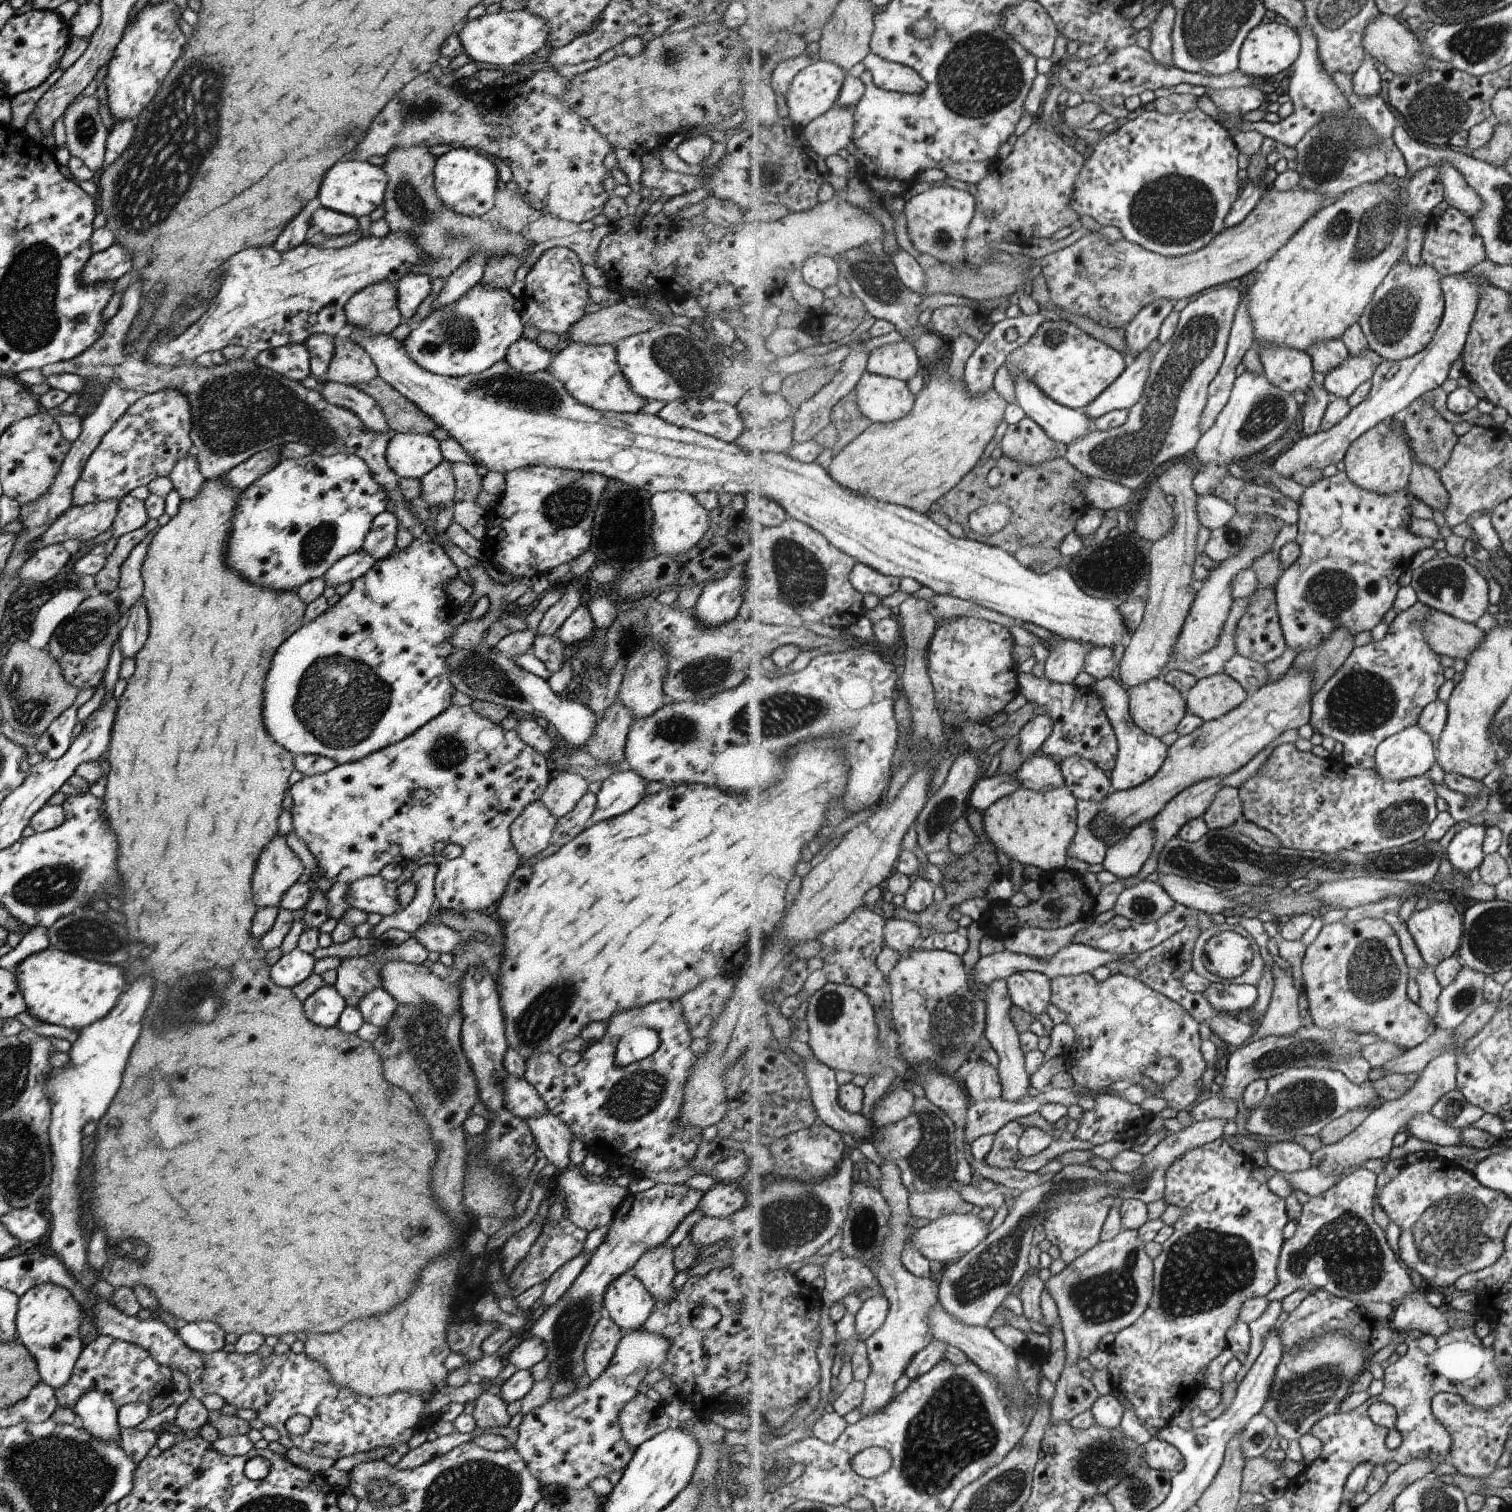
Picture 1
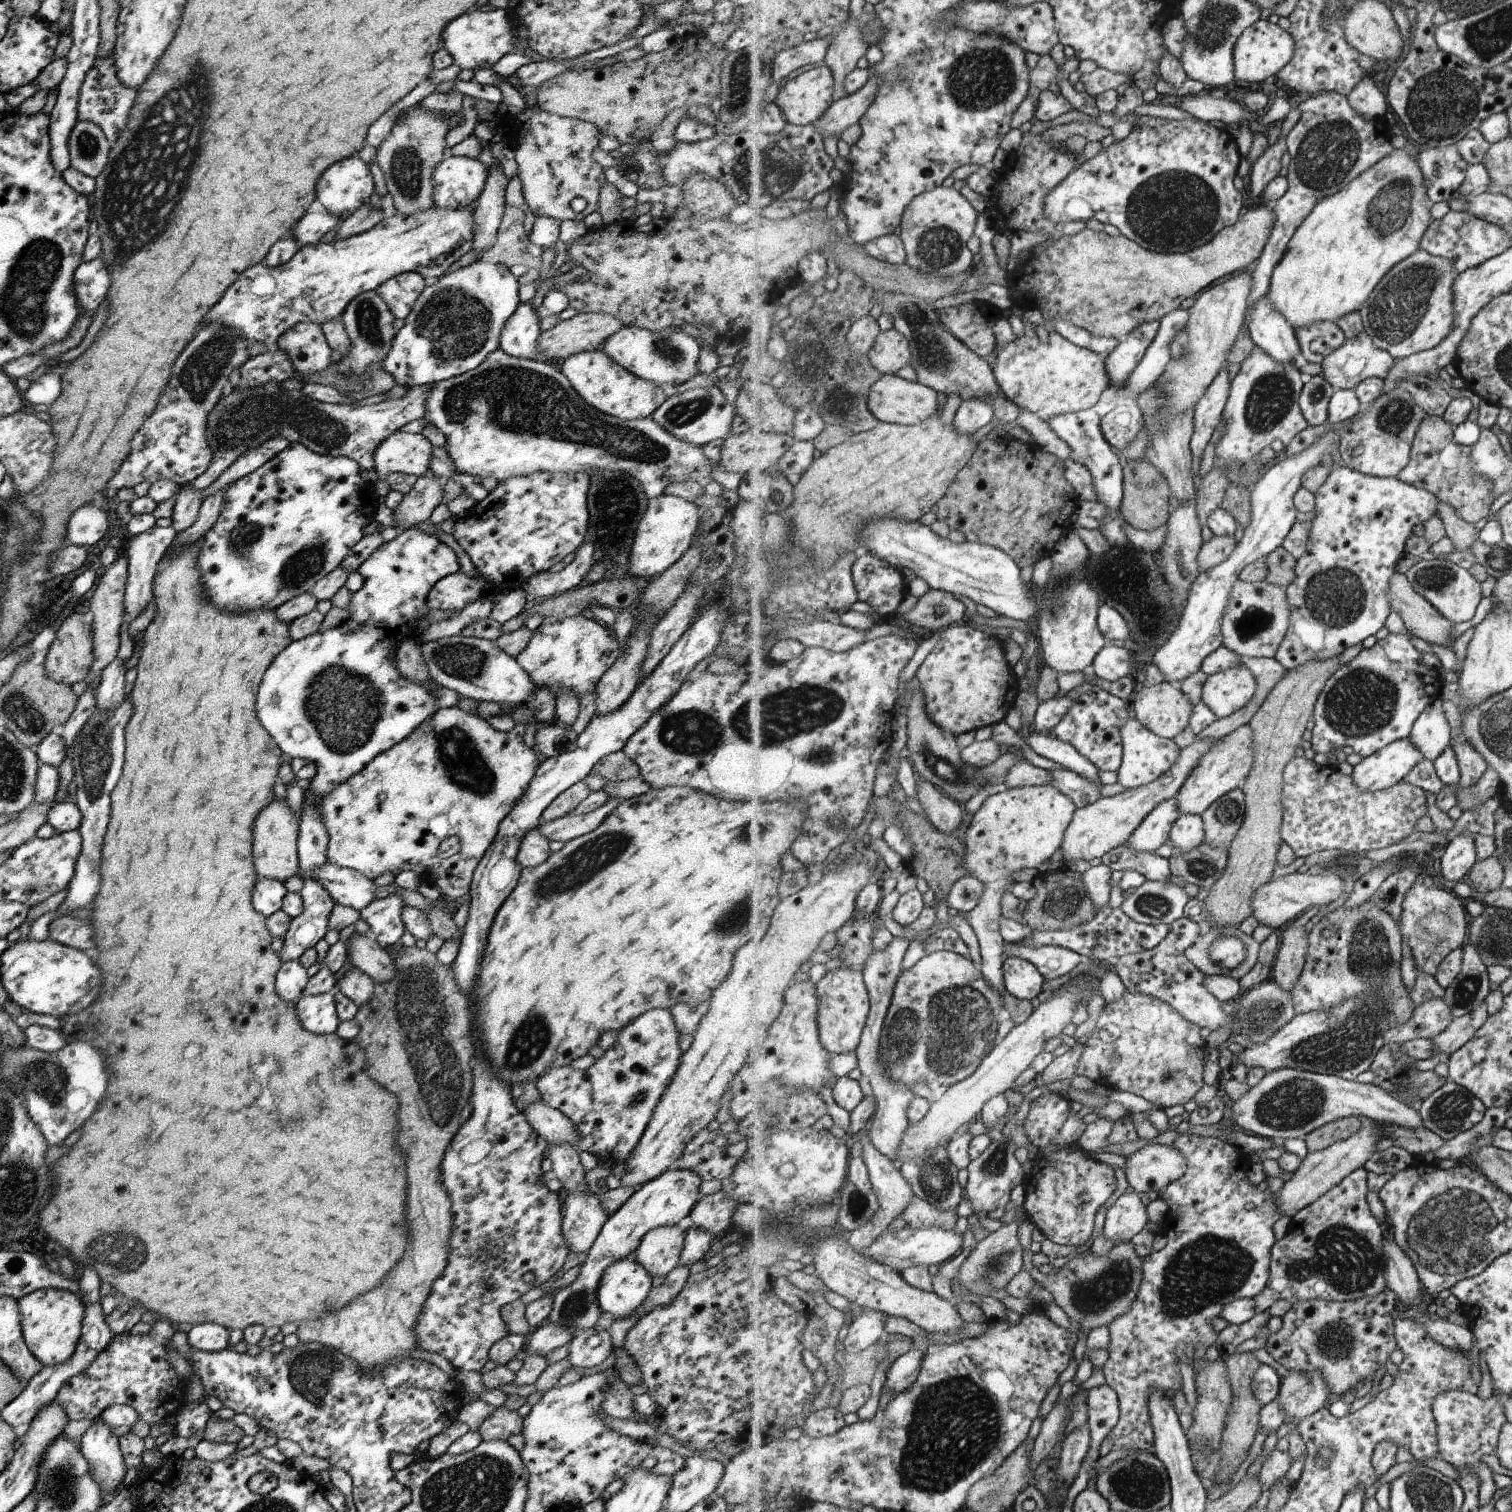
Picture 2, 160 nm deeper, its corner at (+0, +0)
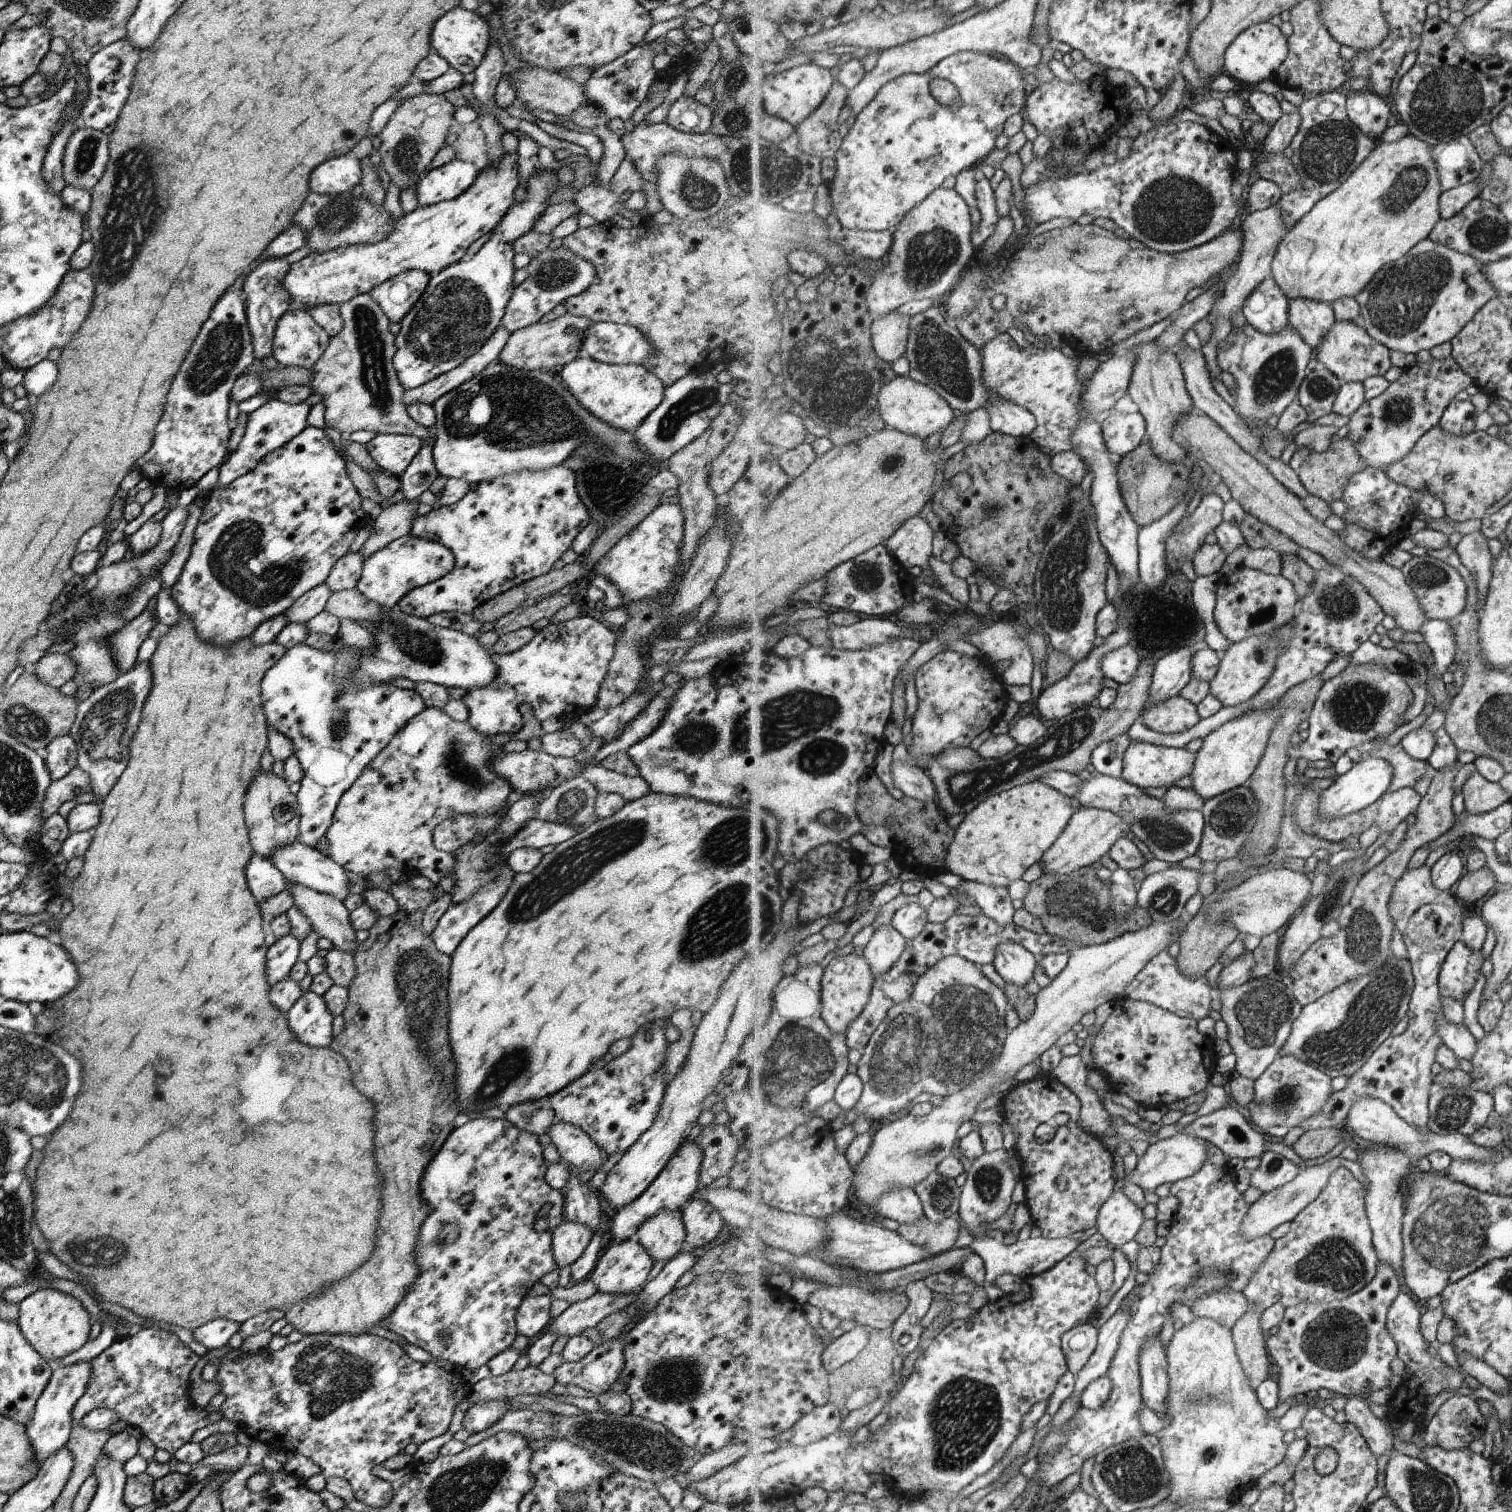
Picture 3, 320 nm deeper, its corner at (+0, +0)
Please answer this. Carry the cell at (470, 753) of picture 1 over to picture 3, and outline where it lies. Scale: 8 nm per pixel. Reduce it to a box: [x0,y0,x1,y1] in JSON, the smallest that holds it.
[324,707,513,890]

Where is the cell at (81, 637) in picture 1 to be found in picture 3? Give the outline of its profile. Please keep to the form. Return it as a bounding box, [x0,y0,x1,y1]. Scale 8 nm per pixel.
[30,653,74,689]

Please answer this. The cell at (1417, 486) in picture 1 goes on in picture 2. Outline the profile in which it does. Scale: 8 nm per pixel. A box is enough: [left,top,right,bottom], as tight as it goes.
[1437,501,1481,551]

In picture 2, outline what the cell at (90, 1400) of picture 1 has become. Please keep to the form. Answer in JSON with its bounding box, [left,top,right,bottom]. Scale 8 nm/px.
[80,1416,125,1505]

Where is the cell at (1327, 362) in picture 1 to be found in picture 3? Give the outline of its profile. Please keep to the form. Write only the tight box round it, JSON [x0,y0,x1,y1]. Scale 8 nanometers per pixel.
[1290,299,1335,352]

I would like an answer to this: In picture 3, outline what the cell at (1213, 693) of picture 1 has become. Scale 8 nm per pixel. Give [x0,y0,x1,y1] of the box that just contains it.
[1210,620,1296,707]

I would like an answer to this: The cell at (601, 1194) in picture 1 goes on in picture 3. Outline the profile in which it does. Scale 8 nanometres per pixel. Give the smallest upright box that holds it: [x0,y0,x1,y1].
[550,1219,593,1269]

